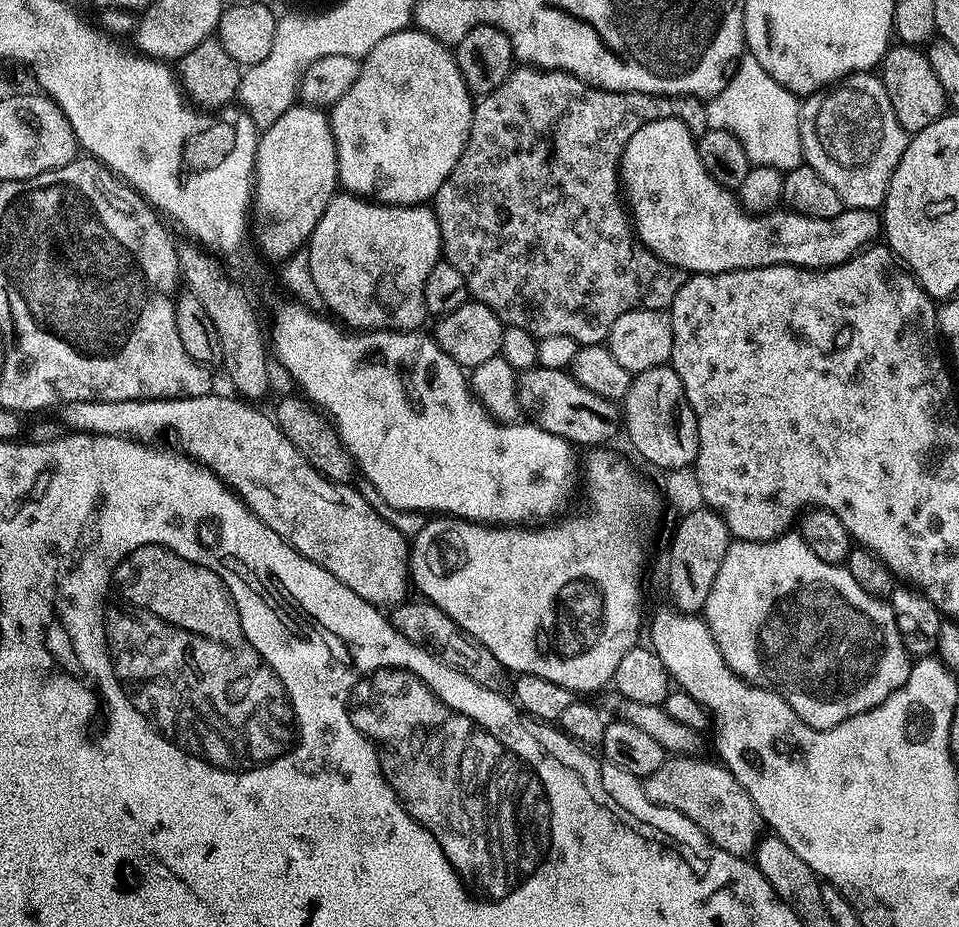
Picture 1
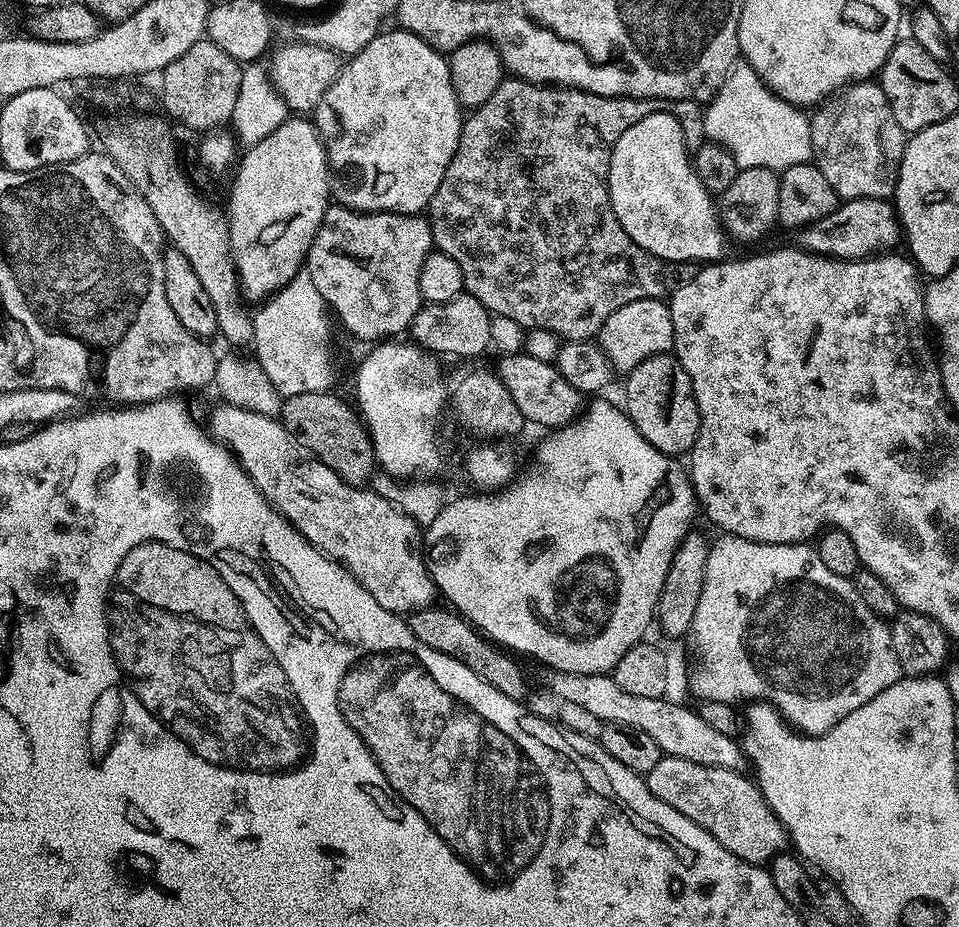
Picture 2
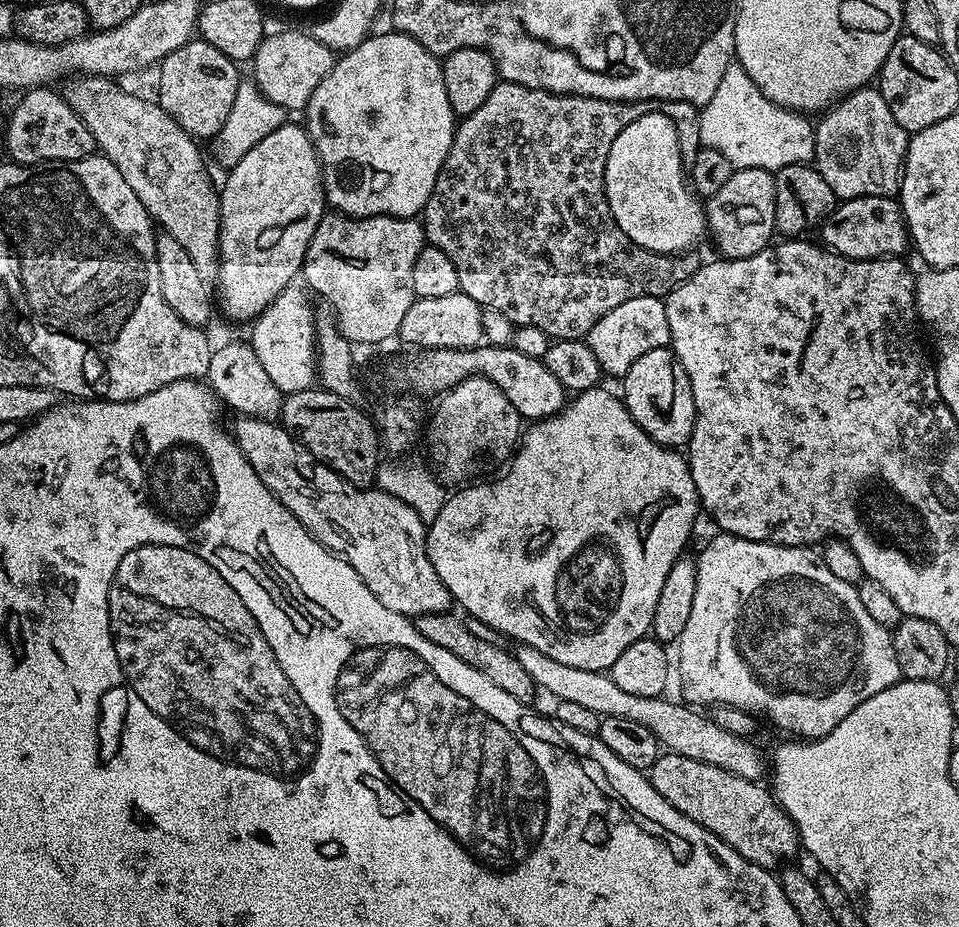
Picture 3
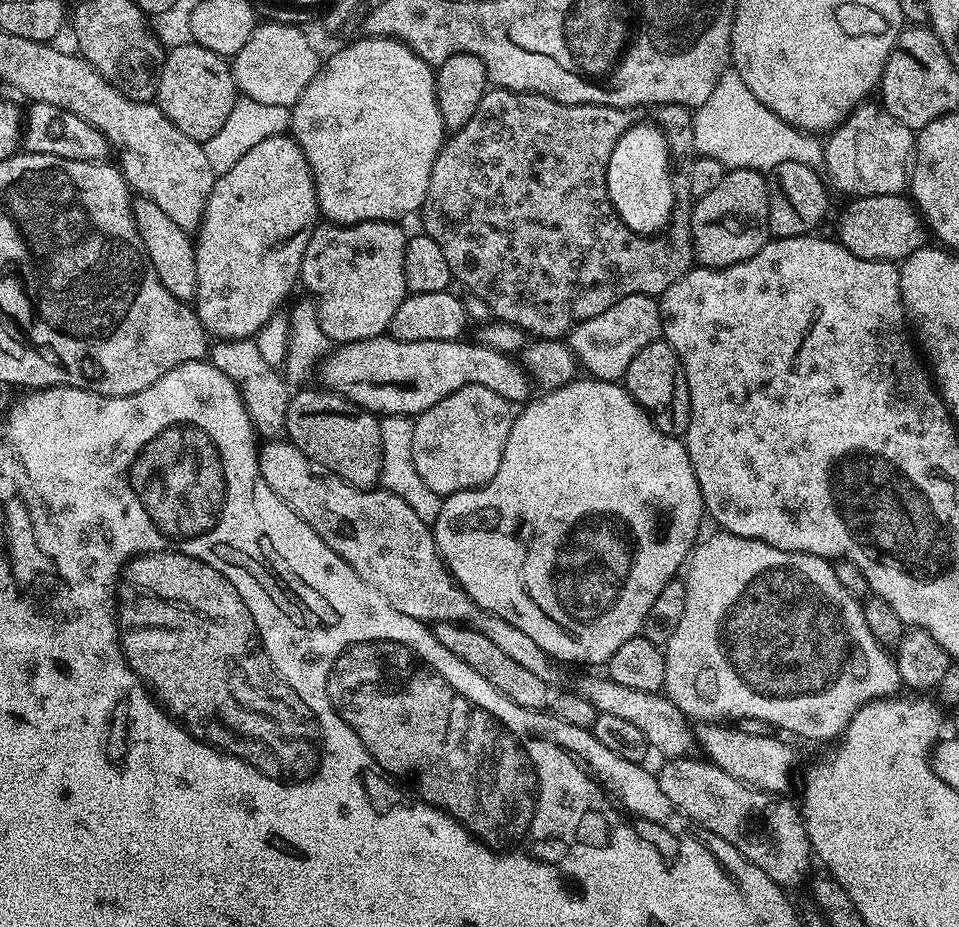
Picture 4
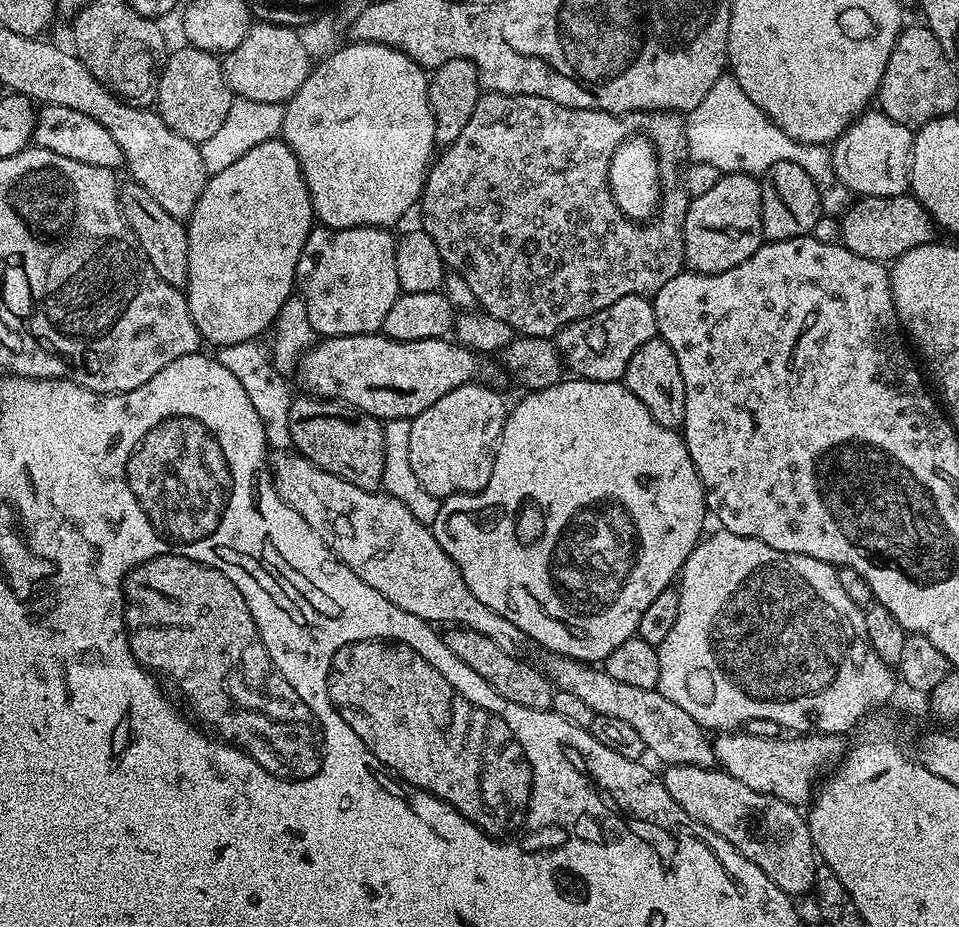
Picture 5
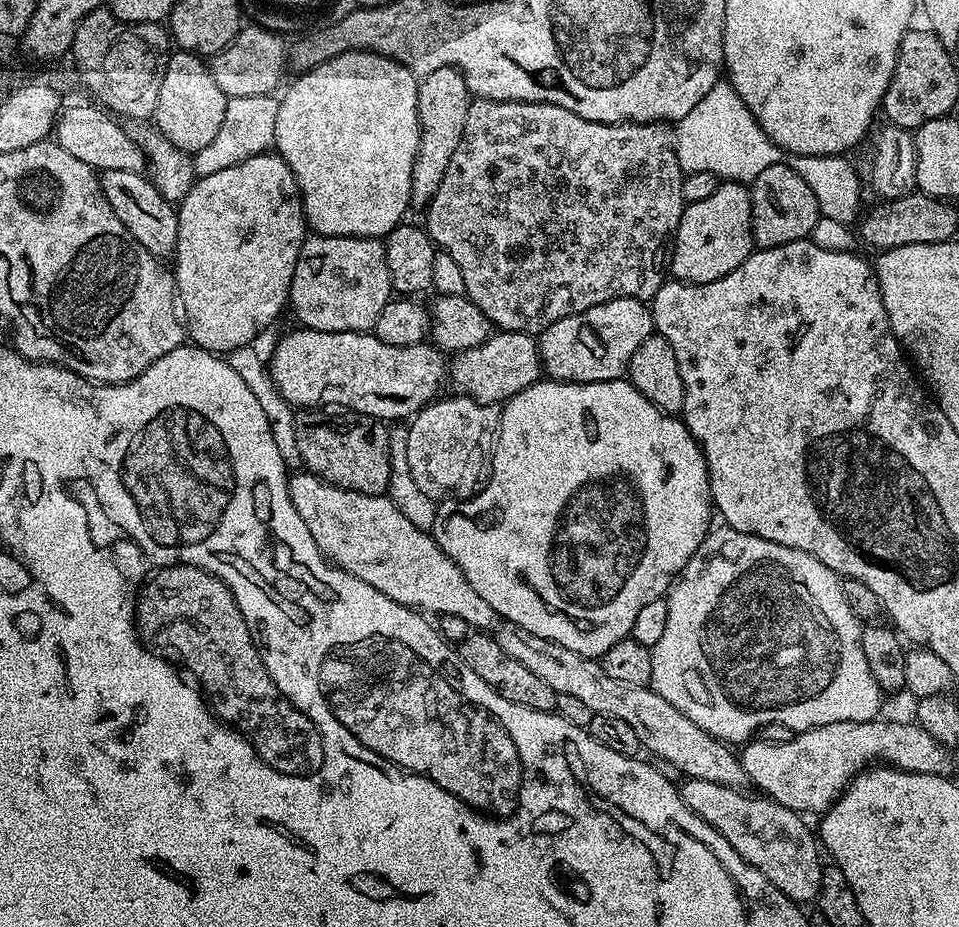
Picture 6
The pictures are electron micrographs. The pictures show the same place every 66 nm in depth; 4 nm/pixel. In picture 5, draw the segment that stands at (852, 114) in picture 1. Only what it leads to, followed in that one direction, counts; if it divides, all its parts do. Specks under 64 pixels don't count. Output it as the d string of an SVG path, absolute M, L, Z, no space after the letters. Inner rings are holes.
M865 111L831 145L832 165L838 178L860 198L905 195L912 174L913 135L913 129L890 120L885 112Z

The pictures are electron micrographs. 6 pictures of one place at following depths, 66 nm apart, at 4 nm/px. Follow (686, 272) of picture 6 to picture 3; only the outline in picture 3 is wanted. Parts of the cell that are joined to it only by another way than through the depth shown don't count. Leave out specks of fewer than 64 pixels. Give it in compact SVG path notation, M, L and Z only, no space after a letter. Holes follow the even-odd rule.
M737 168L718 194L707 197L704 204L706 232L716 243L721 257L726 260L746 258L769 247L776 232L774 218L774 190L776 177L764 168Z

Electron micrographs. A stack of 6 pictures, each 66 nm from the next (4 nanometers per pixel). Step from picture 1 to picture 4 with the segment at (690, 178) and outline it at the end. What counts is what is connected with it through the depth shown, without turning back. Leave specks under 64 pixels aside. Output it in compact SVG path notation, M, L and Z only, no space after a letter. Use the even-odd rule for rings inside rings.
M641 122L626 130L622 138L614 146L608 163L608 197L612 199L612 209L620 216L620 220L631 232L640 236L655 237L668 224L672 216L672 168L668 165L670 149L664 137L663 128L652 122ZM907 195L858 196L847 203L840 212L834 236L850 254L867 260L903 262L914 250L925 247L926 225Z

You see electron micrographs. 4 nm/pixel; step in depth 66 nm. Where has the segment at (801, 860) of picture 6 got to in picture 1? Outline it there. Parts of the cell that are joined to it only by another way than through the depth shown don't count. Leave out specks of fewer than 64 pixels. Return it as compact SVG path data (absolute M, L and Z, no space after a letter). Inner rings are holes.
M676 754L665 759L664 764L654 770L654 774L643 777L646 798L690 818L694 826L708 835L708 841L726 850L726 854L751 857L762 839L760 812L738 778L734 778L734 774L730 774L723 763L711 764L708 760L696 758L692 754Z

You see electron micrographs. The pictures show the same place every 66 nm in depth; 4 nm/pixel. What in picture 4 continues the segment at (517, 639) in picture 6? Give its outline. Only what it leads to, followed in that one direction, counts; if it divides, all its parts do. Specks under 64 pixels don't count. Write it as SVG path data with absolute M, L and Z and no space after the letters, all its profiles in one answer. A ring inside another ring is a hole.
M601 678L592 680L586 689L589 700L595 706L597 713L609 712L625 722L631 722L646 734L649 745L661 752L661 757L675 758L685 755L684 735L689 735L690 720L681 712L679 706L667 695L660 692L643 692L642 690L629 690L626 686L618 686L613 680ZM689 724L689 728L688 728Z

